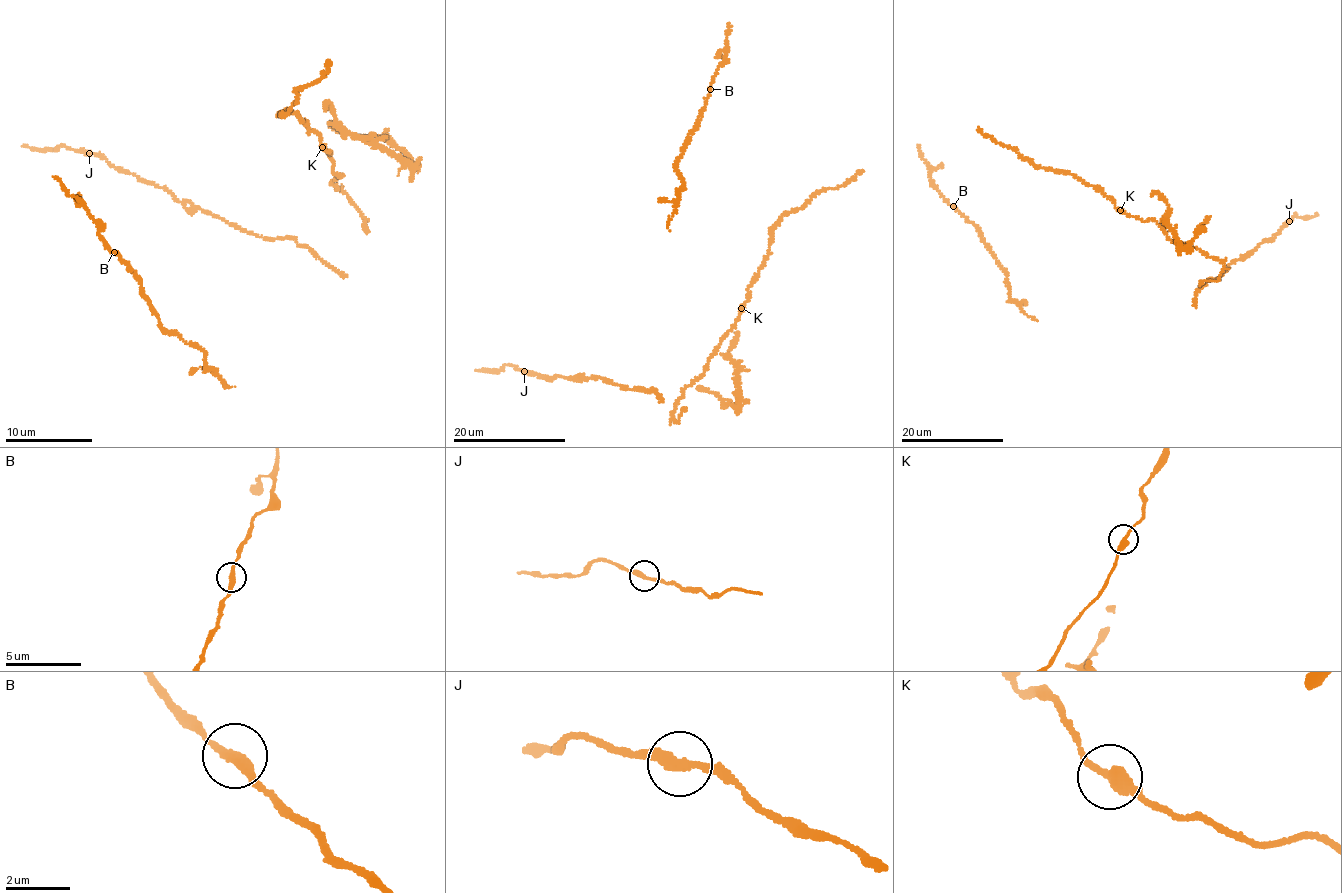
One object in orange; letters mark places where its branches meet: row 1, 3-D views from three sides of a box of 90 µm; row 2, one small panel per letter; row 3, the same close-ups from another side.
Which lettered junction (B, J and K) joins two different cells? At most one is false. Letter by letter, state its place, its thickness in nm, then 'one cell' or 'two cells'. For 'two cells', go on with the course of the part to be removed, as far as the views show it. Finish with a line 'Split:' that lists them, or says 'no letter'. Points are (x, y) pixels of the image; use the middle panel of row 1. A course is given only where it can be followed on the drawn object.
B: at (710, 89); 280 nm thick; one cell
J: at (524, 371); 300 nm thick; one cell
K: at (741, 308); 320 nm thick; two cells; foreign part runs (741, 307), (748, 288), (768, 253), (772, 227), (817, 193), (842, 187), (862, 170)
Split: K

